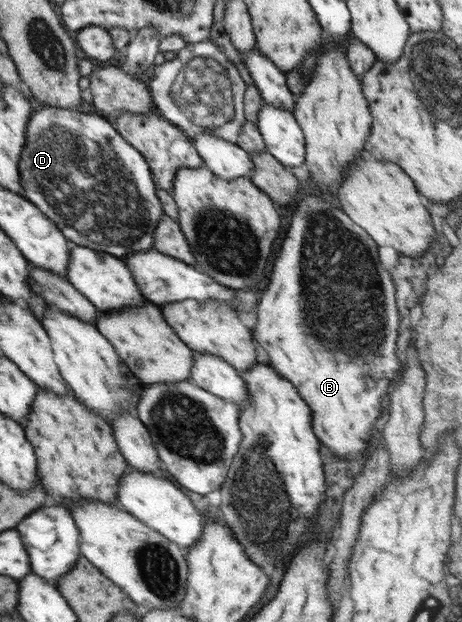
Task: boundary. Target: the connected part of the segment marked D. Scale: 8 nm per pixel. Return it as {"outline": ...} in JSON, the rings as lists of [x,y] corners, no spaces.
{"outline":[[[38,106],[26,128],[26,141],[19,159],[24,197],[58,225],[69,242],[123,258],[129,253],[154,248],[155,230],[164,216],[155,178],[147,158],[95,112]]]}

